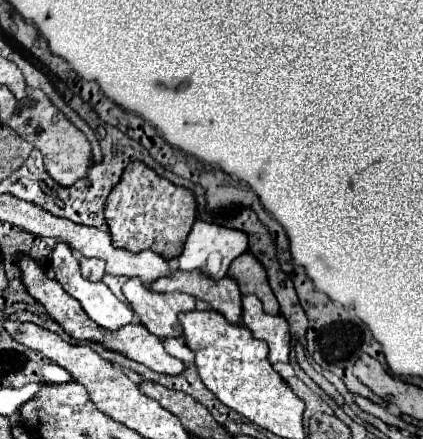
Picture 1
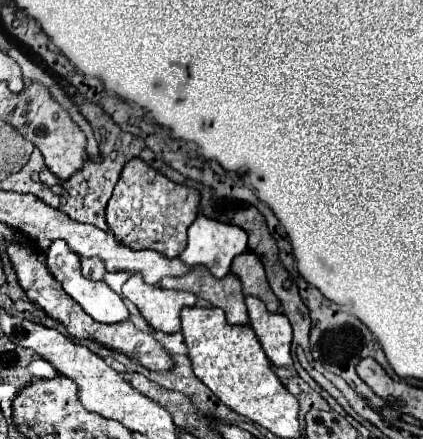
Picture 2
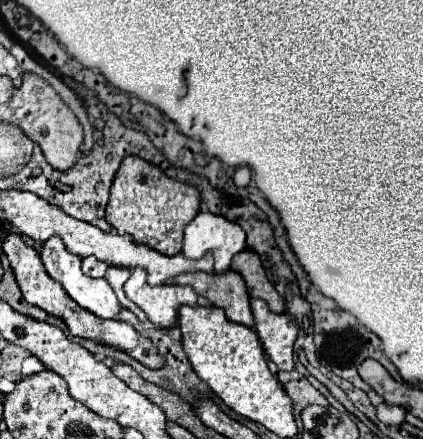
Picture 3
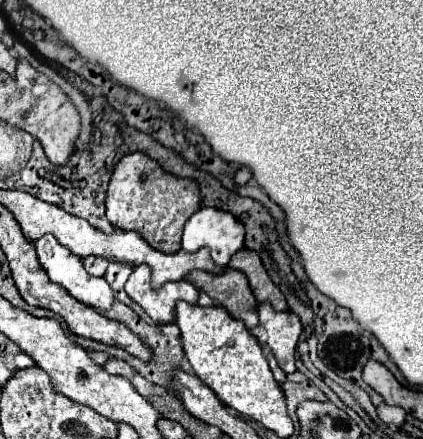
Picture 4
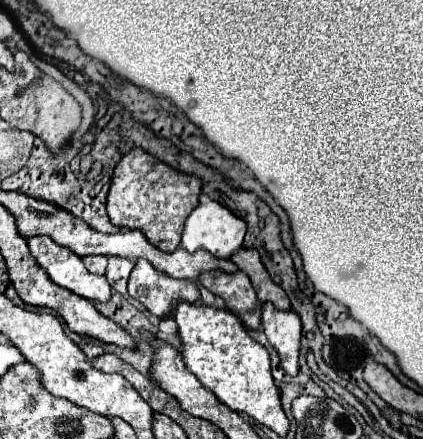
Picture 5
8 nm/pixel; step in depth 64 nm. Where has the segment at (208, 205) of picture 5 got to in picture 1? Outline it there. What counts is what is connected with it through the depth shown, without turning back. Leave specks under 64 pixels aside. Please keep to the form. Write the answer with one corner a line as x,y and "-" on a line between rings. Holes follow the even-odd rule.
196,220
186,238
184,250
178,256
178,262
180,262
180,270
194,270
194,268
206,270
208,256
212,252
220,252
222,266
216,278
224,278
230,262
236,256
244,254
246,250
248,250
248,238
244,232
224,228
218,224
210,224
204,220

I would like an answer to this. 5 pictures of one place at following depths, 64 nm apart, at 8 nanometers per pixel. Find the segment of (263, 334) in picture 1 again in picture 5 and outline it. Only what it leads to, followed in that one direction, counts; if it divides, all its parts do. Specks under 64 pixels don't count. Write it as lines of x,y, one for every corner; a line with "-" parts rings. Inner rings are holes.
266,302
262,306
262,328
270,344
280,354
280,364
284,372
290,376
296,376
300,372
300,366
298,366
300,340
302,340
300,316
294,310
288,310
288,312
276,310
270,302

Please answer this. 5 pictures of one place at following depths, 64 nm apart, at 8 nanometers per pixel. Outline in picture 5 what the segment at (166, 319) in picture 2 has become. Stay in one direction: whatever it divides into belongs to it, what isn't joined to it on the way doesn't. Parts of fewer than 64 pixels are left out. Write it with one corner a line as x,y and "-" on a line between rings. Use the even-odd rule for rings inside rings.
138,258
128,280
128,294
140,300
154,316
170,316
170,310
180,302
200,300
200,290
194,280
172,278
158,272
148,260

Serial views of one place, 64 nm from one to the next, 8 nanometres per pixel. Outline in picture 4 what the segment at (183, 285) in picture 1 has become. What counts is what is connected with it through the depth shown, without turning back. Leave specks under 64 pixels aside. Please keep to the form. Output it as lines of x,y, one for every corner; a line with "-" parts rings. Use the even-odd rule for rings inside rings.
196,270
186,280
202,288
210,298
218,300
234,318
242,320
248,330
258,326
258,302
244,272
226,270
222,274
212,274

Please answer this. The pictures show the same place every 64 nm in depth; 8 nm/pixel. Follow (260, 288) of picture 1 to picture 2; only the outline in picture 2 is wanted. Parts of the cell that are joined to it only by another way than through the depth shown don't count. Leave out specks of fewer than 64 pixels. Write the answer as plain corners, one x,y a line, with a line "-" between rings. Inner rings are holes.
242,252
240,256
236,256
232,260
232,274
236,274
242,280
242,288
246,296
256,296
260,298
268,312
278,312
280,310
280,300
276,298
276,294
272,292
266,274
264,274
264,266
260,262
260,258
252,252

